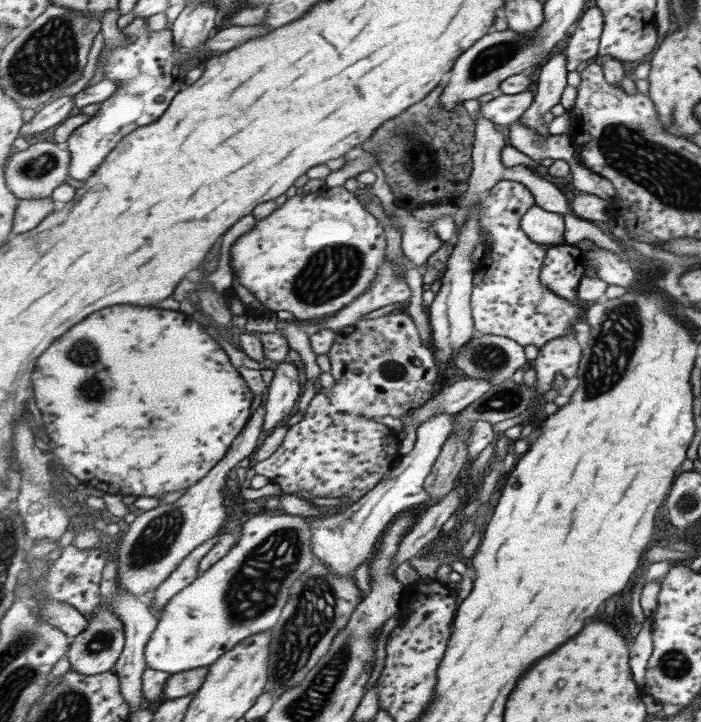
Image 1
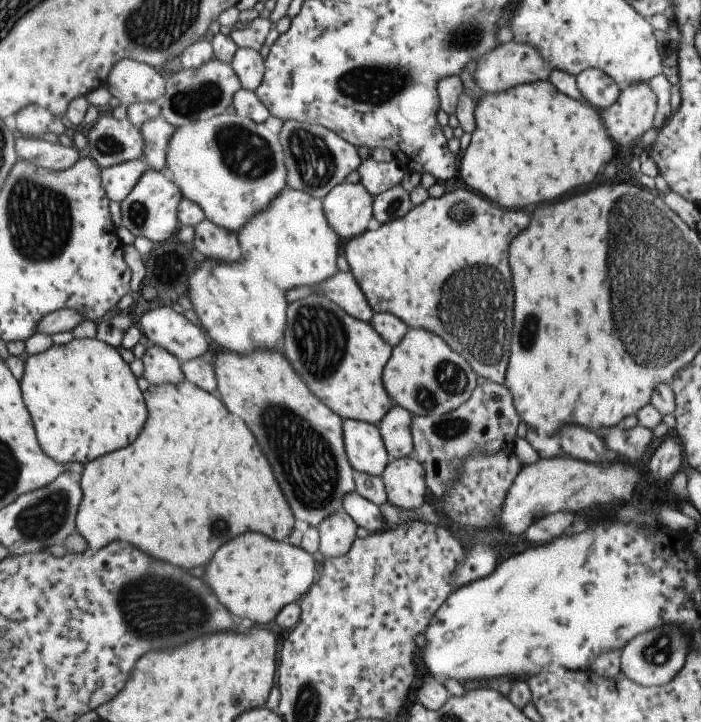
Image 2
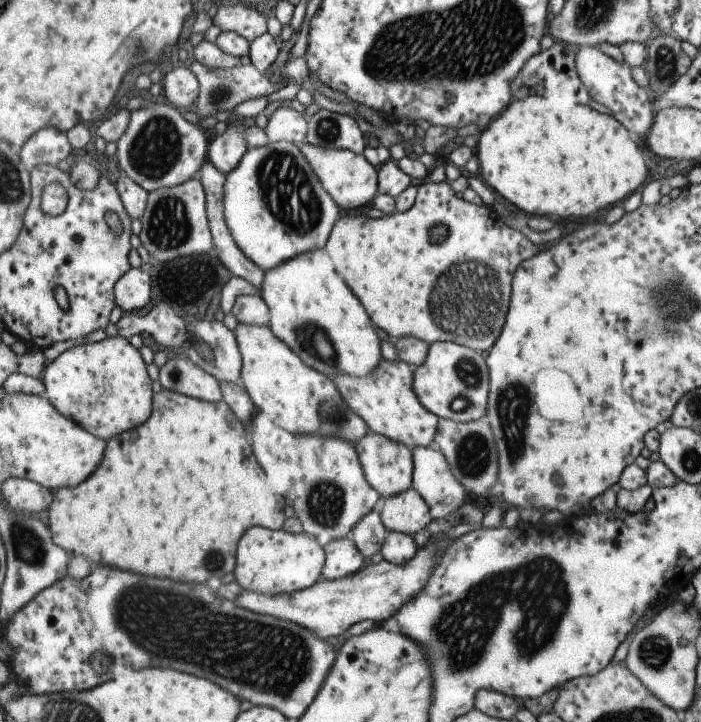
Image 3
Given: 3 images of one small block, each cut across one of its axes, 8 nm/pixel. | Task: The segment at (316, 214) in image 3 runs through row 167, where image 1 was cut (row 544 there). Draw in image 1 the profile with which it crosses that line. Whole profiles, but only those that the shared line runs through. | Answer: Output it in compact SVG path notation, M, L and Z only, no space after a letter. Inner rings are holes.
M285 512L279 516L263 514L249 518L240 527L239 540L235 548L208 571L200 573L190 587L175 594L158 615L157 628L151 634L145 648L145 662L148 668L175 675L199 667L208 667L245 639L261 632L270 632L278 625L290 600L291 585L311 570L318 560L314 552L311 517L295 516Z

